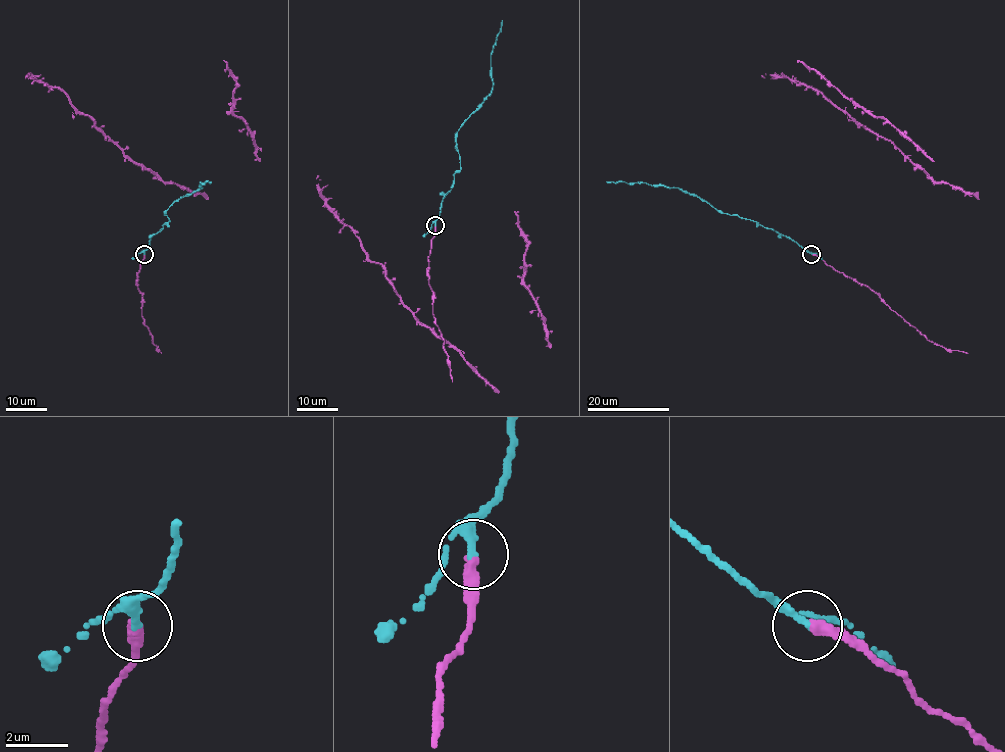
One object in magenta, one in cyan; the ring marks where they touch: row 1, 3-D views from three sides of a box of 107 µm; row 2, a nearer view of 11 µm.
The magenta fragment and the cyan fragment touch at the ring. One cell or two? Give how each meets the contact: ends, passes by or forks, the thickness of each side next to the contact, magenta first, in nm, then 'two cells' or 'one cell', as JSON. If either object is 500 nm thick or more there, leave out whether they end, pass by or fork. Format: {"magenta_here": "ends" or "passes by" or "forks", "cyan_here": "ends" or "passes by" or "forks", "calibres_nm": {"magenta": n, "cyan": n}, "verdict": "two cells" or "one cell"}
{"magenta_here": "ends", "cyan_here": "ends", "calibres_nm": {"magenta": 360, "cyan": 300}, "verdict": "one cell"}

